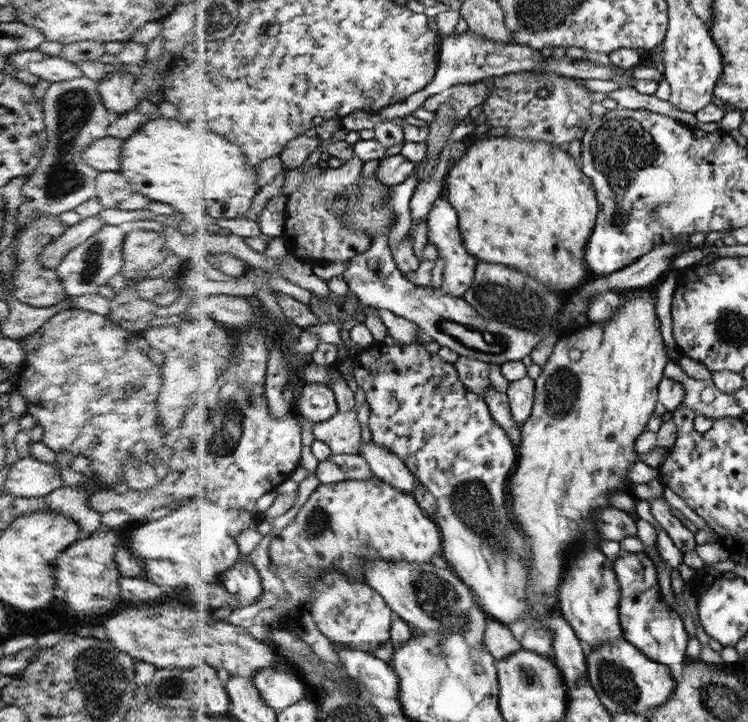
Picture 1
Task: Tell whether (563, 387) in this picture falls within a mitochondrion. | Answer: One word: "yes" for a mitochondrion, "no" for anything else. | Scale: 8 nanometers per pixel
yes

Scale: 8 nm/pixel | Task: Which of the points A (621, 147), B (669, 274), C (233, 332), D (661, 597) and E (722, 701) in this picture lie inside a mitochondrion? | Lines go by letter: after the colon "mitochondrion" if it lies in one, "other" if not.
A: mitochondrion
B: other
C: other
D: other
E: mitochondrion

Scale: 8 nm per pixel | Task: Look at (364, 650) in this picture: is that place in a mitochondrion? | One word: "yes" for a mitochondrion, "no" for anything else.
no

